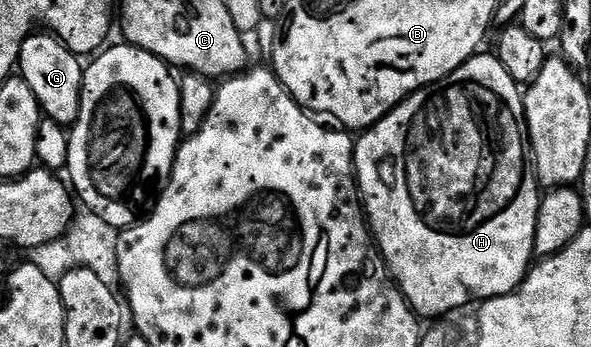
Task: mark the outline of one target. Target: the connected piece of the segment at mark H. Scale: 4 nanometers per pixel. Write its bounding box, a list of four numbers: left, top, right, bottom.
[354,52,542,320]

